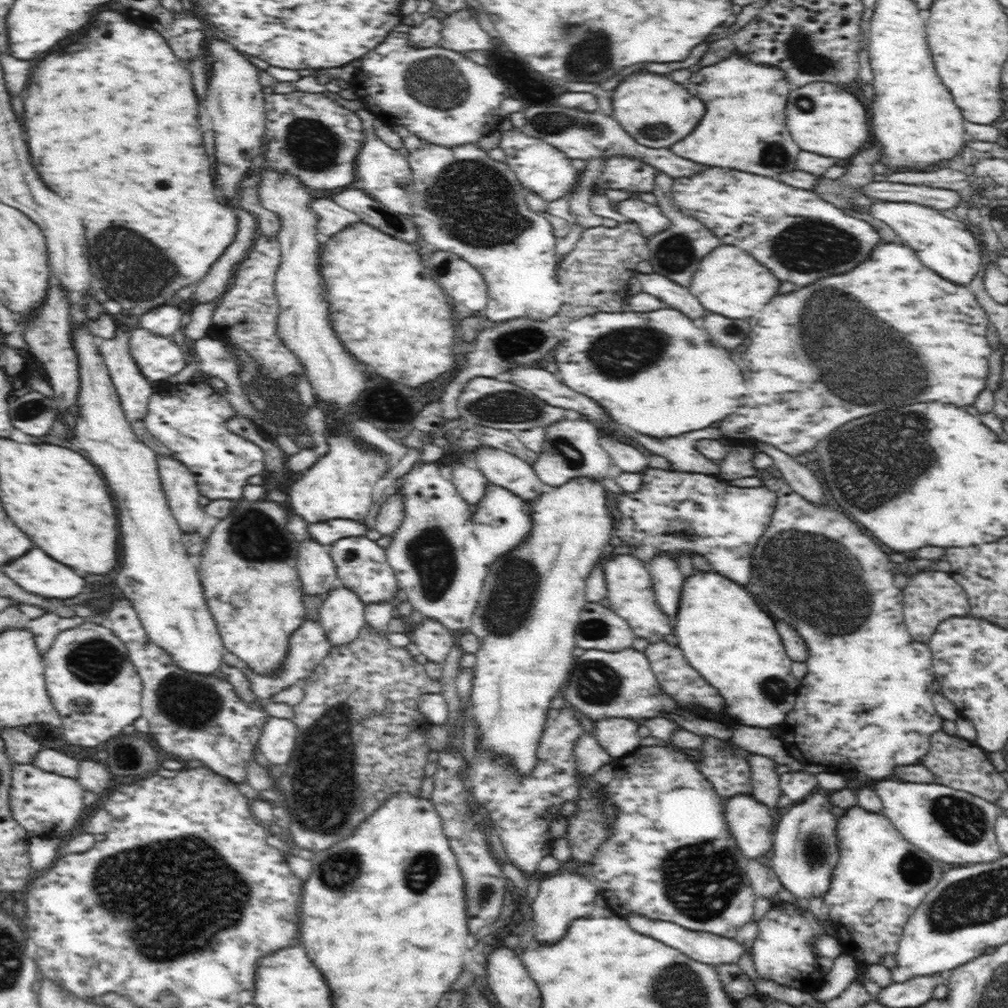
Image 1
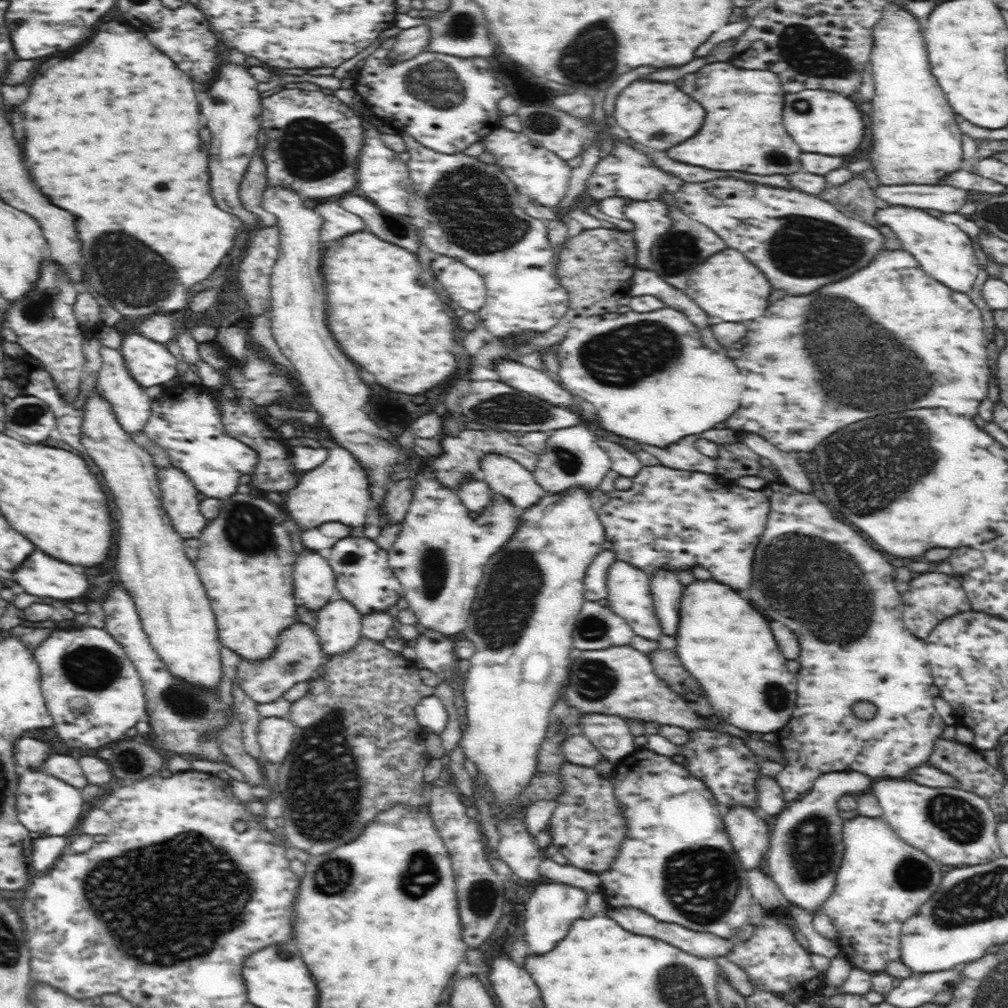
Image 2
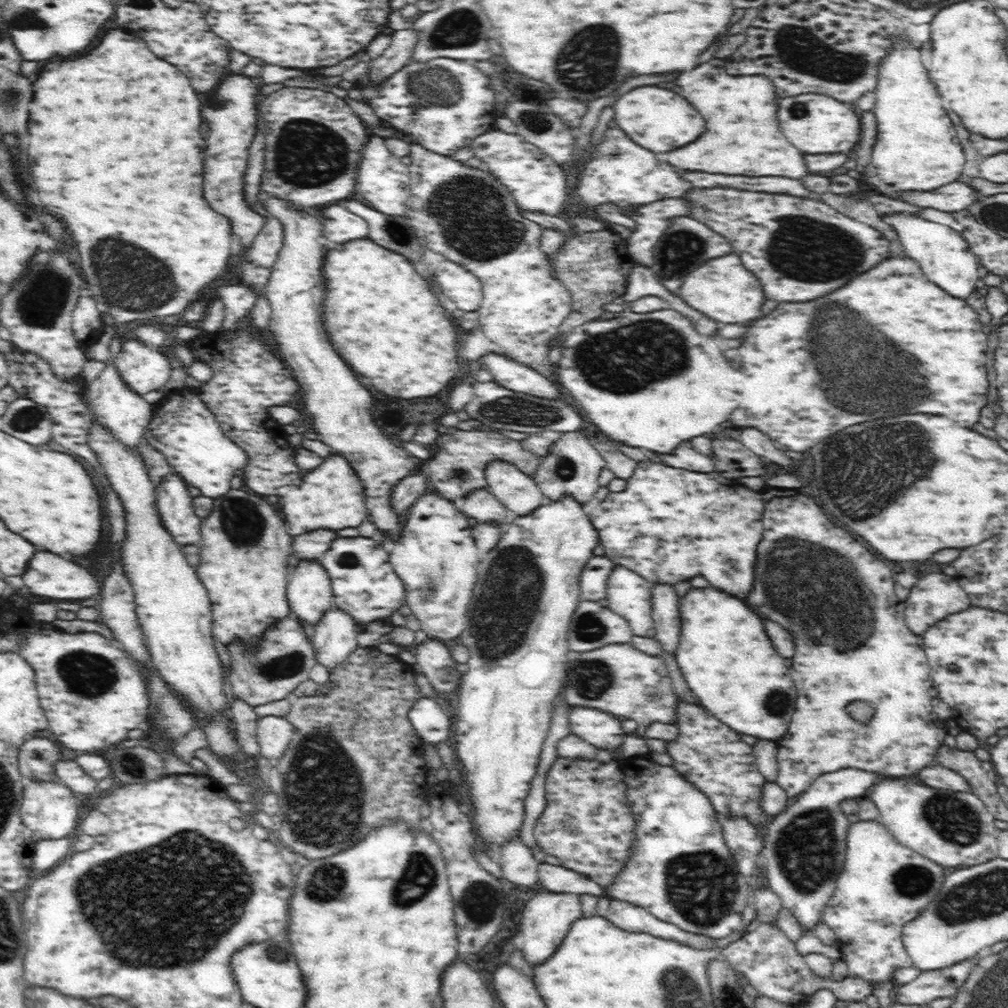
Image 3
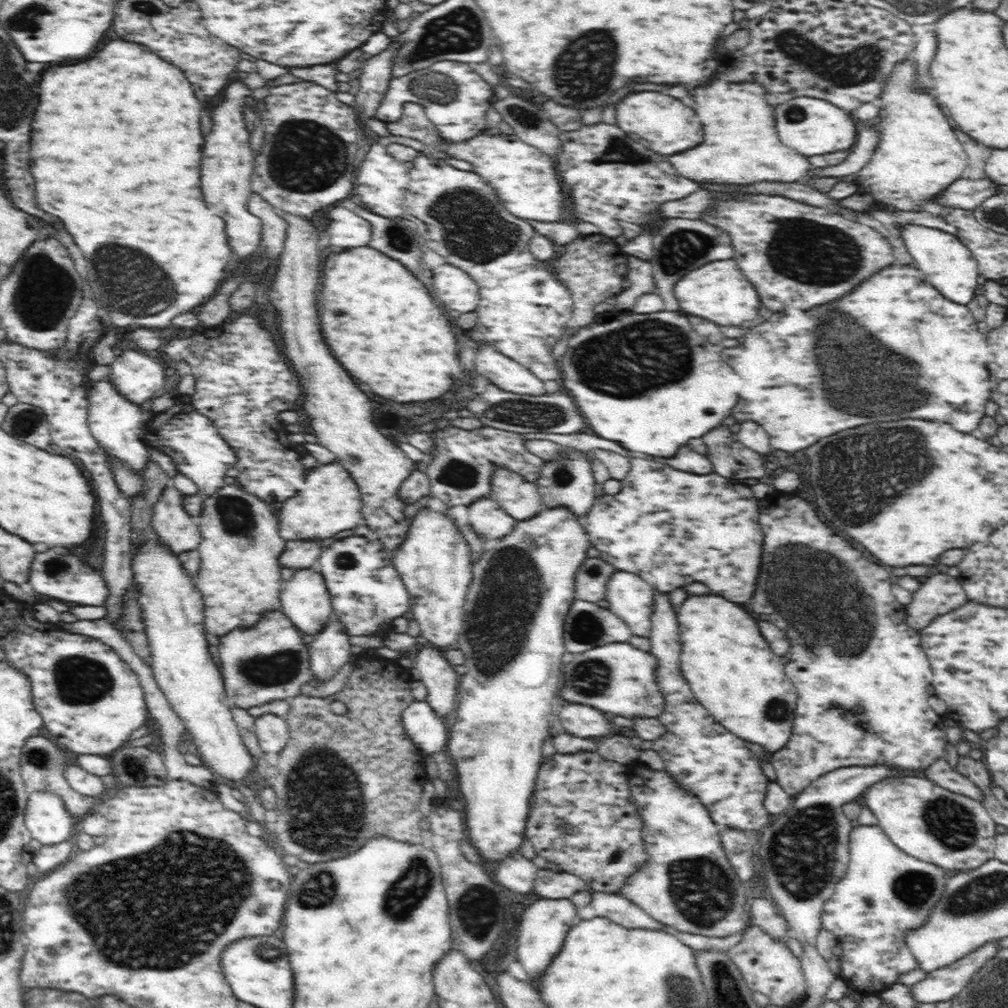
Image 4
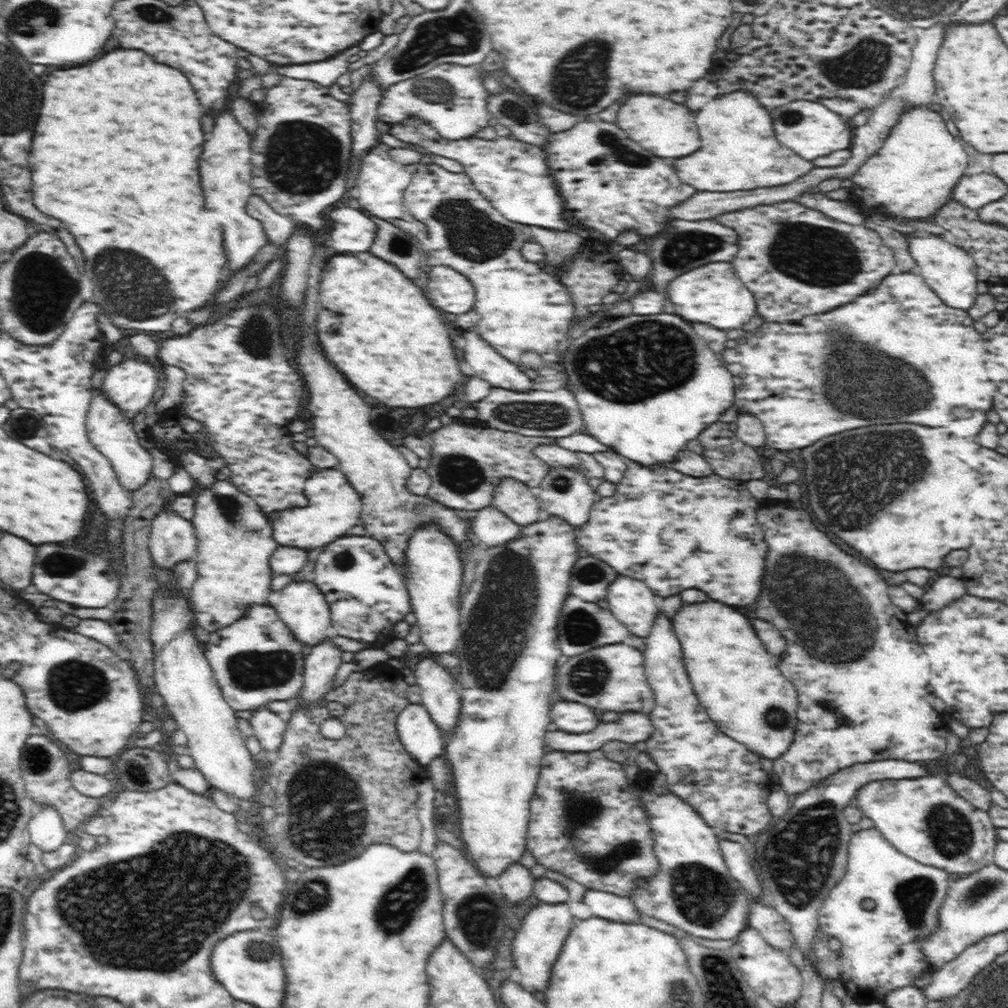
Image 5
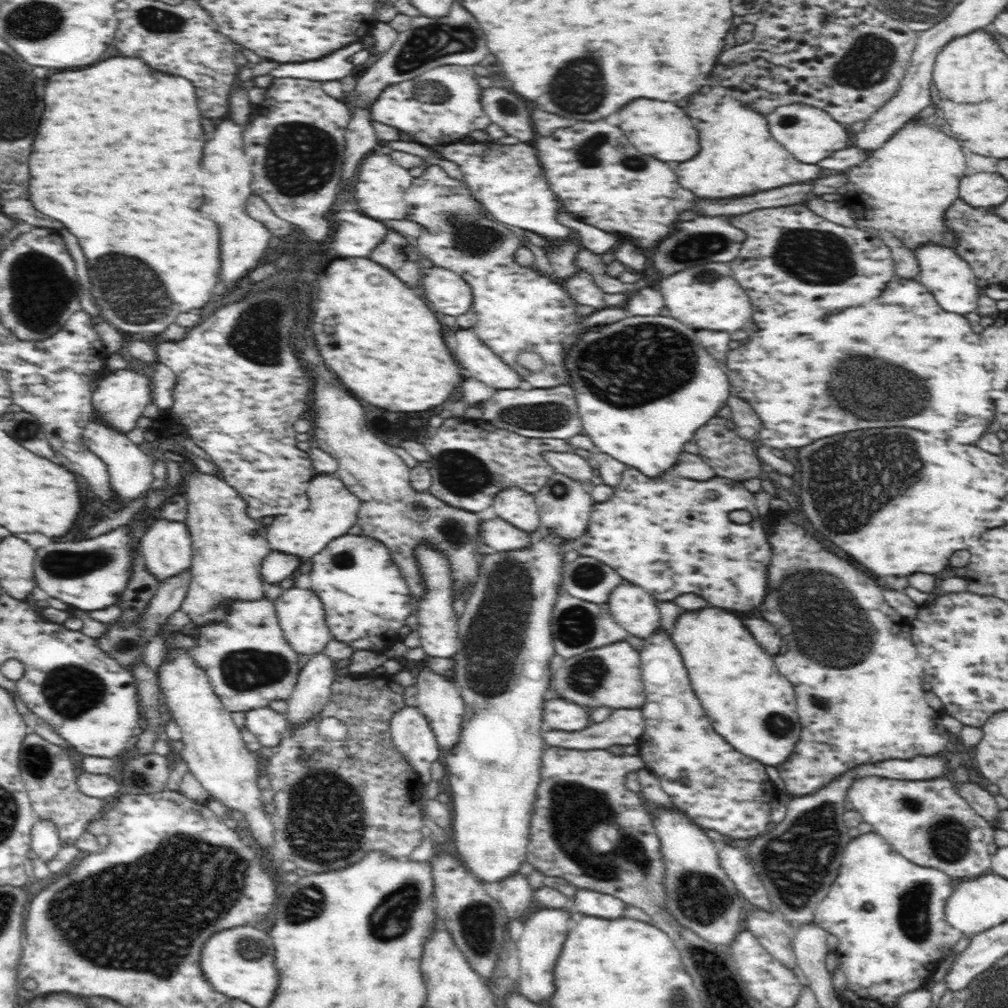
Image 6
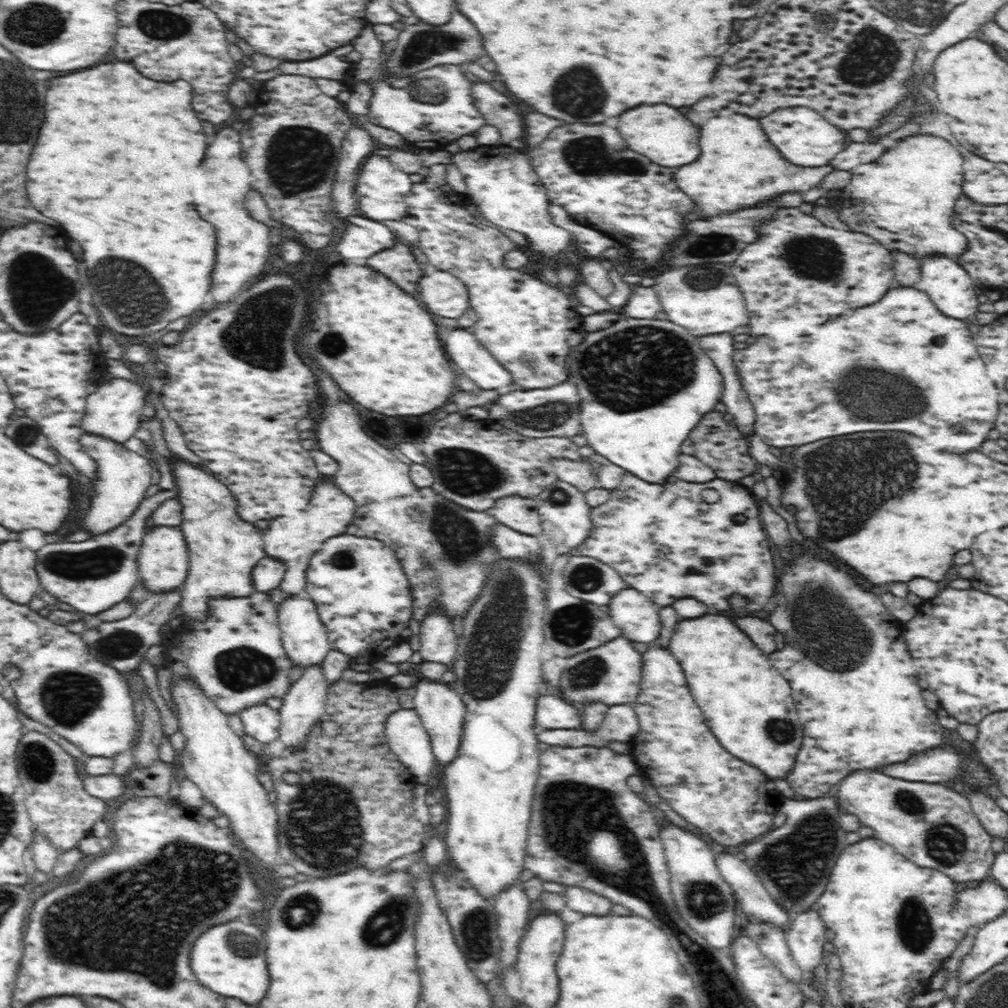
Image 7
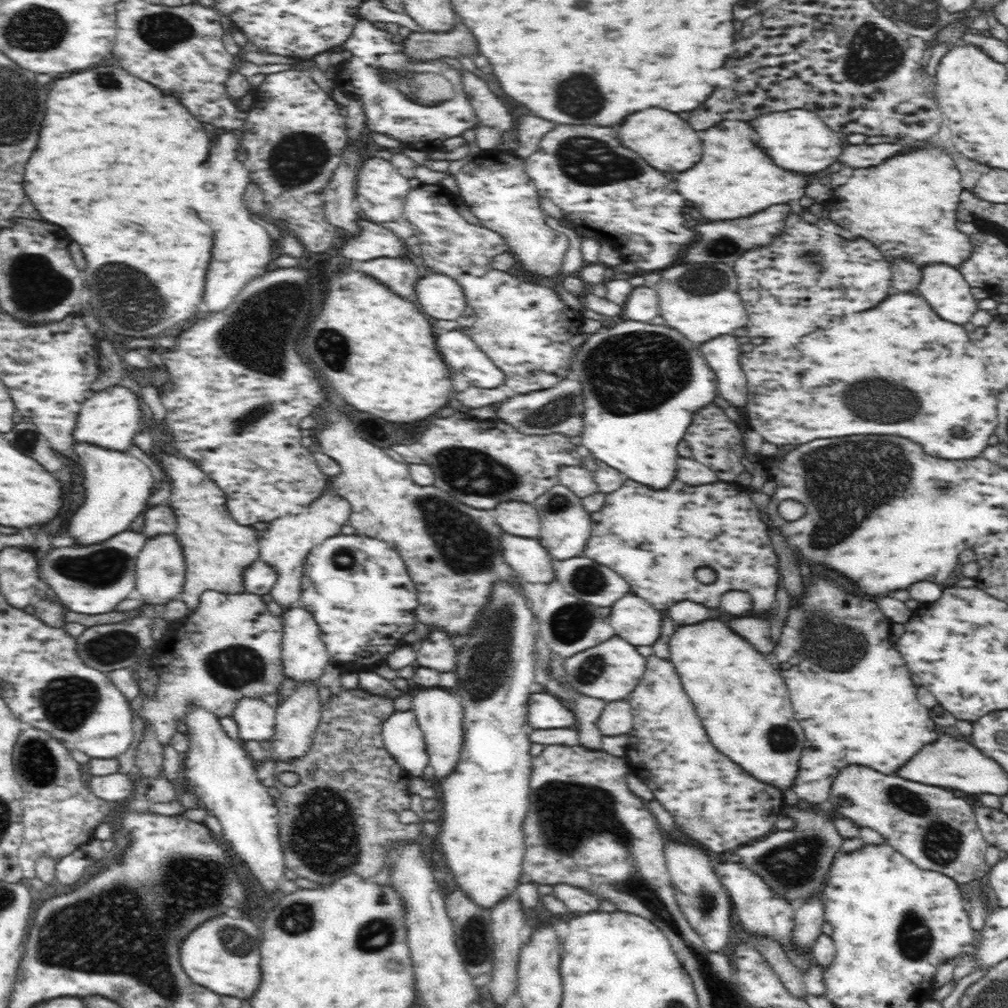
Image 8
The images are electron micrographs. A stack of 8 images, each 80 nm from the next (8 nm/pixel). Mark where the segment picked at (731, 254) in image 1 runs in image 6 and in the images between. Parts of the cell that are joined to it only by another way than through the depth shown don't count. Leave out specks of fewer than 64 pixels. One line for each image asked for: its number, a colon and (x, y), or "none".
2: (726, 285)
3: (723, 289)
4: (715, 291)
5: (713, 294)
6: (707, 297)

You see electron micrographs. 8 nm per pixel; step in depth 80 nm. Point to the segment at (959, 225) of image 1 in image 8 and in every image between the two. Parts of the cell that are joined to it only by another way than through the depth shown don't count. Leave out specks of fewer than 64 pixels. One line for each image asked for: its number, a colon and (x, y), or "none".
2: (943, 249)
3: (943, 254)
4: (947, 264)
5: (950, 272)
6: (943, 272)
7: (943, 280)
8: (945, 289)

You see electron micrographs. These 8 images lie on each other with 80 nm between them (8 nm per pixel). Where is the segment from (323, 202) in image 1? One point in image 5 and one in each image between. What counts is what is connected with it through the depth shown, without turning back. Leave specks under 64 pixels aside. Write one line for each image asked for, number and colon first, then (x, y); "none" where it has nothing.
2: (337, 221)
3: (340, 225)
4: (346, 229)
5: (353, 232)

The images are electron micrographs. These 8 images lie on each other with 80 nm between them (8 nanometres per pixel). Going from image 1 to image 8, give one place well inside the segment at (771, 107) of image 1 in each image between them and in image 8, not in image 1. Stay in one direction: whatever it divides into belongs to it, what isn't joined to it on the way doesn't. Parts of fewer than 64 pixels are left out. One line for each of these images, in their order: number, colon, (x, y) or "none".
2: (743, 132)
3: (742, 137)
4: (740, 145)
5: (736, 131)
6: (738, 158)
7: (738, 168)
8: (732, 180)

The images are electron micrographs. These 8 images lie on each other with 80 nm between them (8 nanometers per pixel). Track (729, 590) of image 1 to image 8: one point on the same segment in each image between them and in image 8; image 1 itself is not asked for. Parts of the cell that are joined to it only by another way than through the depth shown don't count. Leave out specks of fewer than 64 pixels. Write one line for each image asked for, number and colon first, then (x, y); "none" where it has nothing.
2: (723, 643)
3: (725, 655)
4: (725, 659)
5: (736, 679)
6: (750, 704)
7: (750, 708)
8: (744, 706)

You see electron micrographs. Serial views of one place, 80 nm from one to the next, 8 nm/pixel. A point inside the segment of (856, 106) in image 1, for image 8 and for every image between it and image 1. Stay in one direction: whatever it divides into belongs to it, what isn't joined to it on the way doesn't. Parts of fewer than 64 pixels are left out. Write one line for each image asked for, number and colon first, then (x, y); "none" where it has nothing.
2: (823, 122)
3: (816, 124)
4: (811, 126)
5: (809, 128)
6: (810, 134)
7: (802, 136)
8: (799, 140)

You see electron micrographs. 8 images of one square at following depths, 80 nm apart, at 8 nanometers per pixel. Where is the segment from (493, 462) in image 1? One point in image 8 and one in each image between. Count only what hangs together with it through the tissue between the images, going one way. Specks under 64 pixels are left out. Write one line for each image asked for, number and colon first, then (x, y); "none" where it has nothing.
2: (509, 480)
3: (518, 492)
4: (519, 498)
5: (516, 501)
6: (518, 508)
7: (521, 514)
8: (521, 519)

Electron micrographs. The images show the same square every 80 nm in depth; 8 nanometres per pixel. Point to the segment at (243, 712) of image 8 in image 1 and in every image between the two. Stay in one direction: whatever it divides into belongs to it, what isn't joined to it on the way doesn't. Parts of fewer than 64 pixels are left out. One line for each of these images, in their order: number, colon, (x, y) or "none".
1: (277, 742)
2: (275, 735)
3: (274, 734)
4: (273, 733)
5: (269, 728)
6: (267, 725)
7: (261, 721)

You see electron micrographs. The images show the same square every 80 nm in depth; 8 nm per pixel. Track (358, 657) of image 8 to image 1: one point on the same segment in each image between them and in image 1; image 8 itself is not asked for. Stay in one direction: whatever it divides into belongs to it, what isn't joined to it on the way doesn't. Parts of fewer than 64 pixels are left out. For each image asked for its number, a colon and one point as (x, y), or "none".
1: (362, 566)
2: (363, 577)
3: (364, 583)
4: (368, 592)
5: (366, 592)
6: (365, 598)
7: (359, 587)

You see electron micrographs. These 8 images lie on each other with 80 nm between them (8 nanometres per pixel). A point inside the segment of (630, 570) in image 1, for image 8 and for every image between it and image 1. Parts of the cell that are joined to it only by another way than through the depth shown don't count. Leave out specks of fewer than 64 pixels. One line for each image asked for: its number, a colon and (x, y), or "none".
2: (629, 591)
3: (628, 594)
4: (629, 597)
5: (633, 603)
6: (633, 609)
7: (637, 618)
8: (634, 620)

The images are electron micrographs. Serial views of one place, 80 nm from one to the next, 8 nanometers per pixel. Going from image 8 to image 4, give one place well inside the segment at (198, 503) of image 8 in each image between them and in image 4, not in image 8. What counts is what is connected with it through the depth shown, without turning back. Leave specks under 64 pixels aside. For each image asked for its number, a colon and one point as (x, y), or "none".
4: (239, 577)
5: (232, 561)
6: (227, 549)
7: (222, 549)

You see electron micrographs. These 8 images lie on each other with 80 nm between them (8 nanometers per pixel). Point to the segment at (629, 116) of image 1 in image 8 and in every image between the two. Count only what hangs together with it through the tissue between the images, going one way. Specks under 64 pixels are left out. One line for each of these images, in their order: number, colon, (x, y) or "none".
2: (658, 116)
3: (656, 118)
4: (663, 124)
5: (668, 130)
6: (664, 131)
7: (666, 137)
8: (664, 140)

